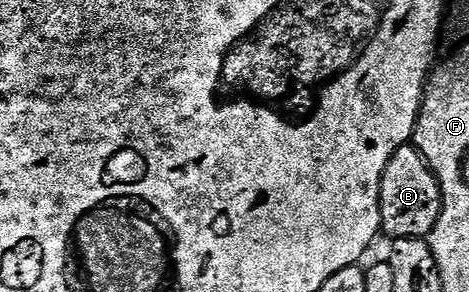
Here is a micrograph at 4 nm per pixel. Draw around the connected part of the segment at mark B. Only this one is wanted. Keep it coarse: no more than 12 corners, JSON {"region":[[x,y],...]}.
{"region":[[414,146],[380,174],[380,230],[427,237],[440,187]]}

